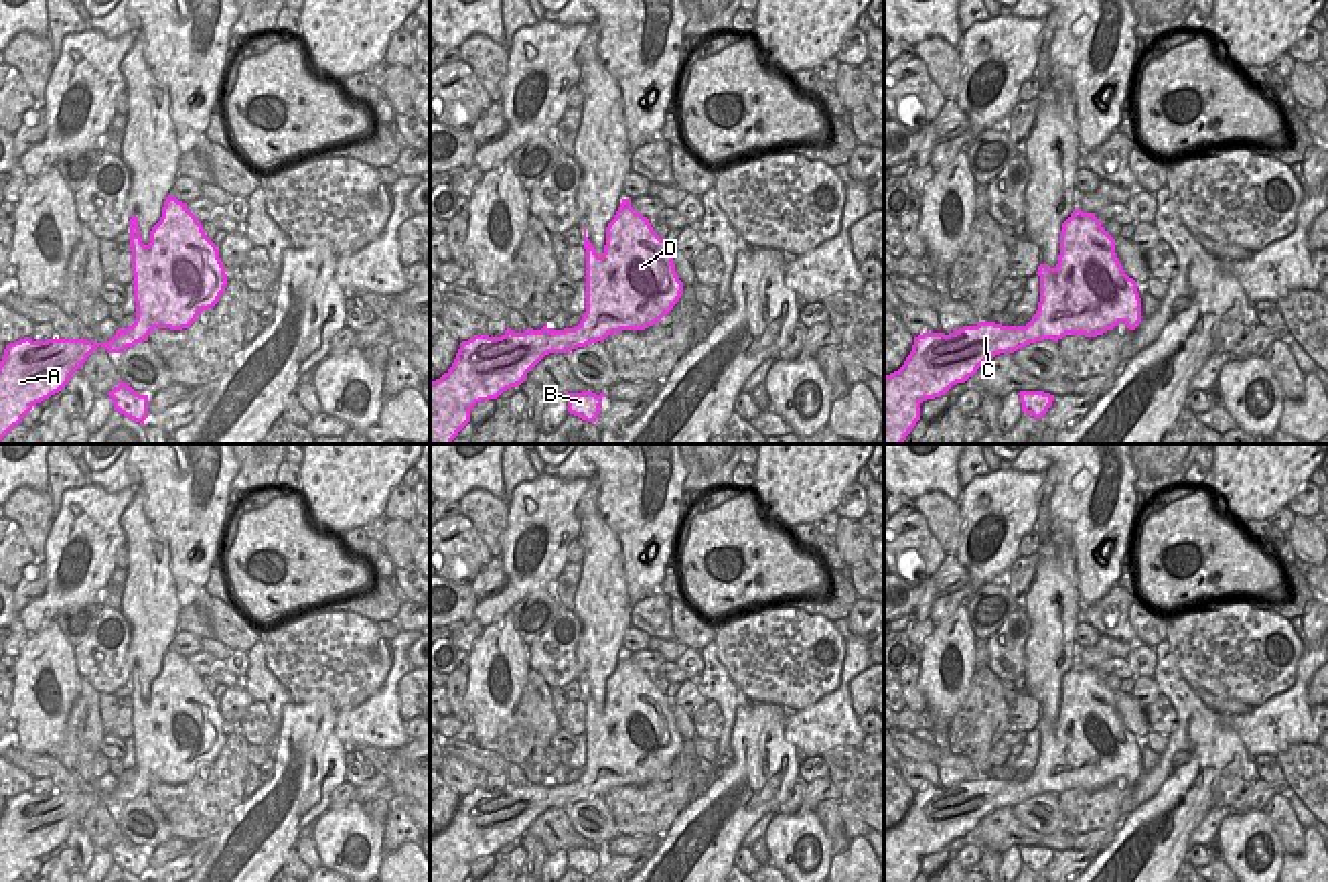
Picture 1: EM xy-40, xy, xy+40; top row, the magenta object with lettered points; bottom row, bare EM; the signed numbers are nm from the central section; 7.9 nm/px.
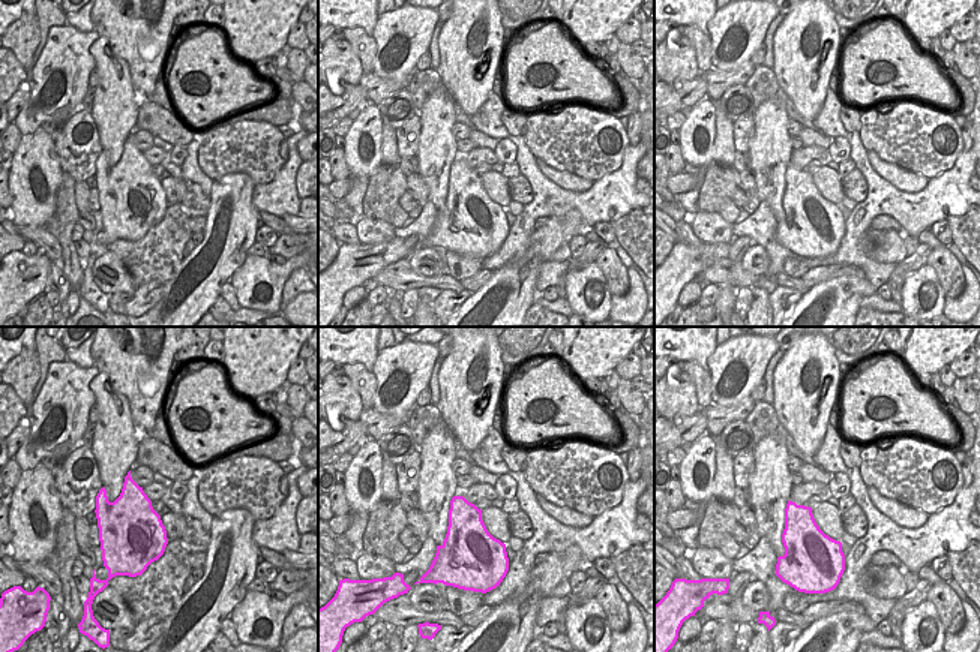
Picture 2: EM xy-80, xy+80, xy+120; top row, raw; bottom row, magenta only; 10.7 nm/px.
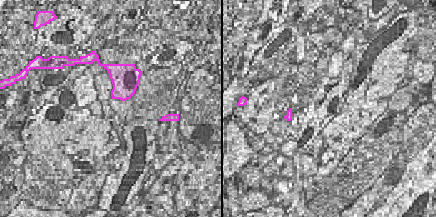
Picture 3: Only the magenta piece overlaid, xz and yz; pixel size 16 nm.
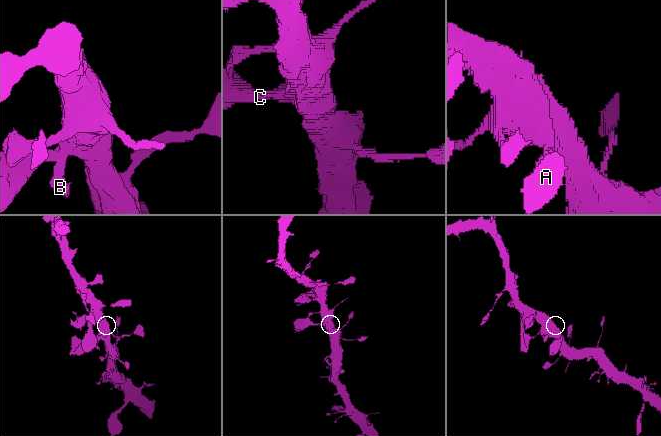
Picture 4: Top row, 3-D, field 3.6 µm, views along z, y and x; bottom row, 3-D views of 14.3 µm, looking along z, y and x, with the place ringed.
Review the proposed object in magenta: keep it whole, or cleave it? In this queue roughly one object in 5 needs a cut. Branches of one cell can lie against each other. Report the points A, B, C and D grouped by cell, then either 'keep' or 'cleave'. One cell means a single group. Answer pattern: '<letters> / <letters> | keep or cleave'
A B C D | keep

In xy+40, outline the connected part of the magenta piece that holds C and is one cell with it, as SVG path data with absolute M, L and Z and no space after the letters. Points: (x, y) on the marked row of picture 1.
M1075 209L1062 223L1060 255L1054 268L1038 266L1040 302L1026 326L979 322L955 333L923 333L904 365L884 377L884 444L902 444L920 420L920 403L945 395L953 385L965 383L977 369L1000 353L1014 353L1030 343L1066 335L1097 337L1123 322L1135 330L1141 322L1137 282L1129 278L1115 253L1115 239L1101 227L1095 213Z

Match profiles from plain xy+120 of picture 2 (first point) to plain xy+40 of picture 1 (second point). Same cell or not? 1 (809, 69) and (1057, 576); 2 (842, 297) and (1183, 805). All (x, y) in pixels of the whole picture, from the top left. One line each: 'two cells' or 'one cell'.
1: two cells
2: one cell

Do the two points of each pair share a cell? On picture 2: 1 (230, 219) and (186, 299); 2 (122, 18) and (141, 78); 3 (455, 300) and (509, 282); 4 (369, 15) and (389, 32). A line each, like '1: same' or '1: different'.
1: same
2: same
3: different
4: different

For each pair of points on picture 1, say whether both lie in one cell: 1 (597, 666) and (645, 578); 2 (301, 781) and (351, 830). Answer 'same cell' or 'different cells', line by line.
1: different cells
2: different cells

